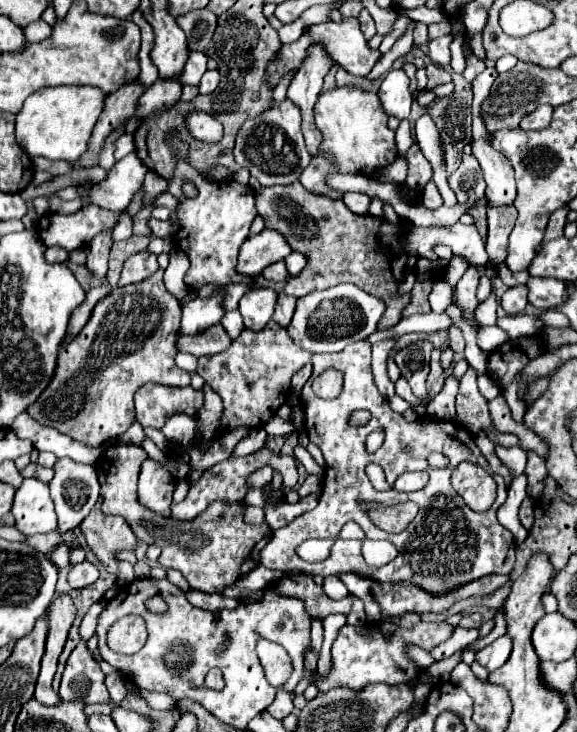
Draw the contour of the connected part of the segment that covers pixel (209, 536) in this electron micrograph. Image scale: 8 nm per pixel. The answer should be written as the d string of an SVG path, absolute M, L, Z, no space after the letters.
M115 443L103 451L103 455L95 463L101 483L103 513L121 515L135 531L135 535L147 545L159 543L161 547L159 563L165 569L181 571L189 585L197 591L221 593L227 585L235 583L237 579L241 579L259 565L259 553L271 541L273 531L267 527L265 521L259 525L245 523L243 519L243 513L247 509L245 499L241 499L239 503L215 501L199 517L191 521L179 521L171 517L159 519L155 511L143 507L137 499L137 477L141 463L145 459L147 459L145 449L137 445Z

